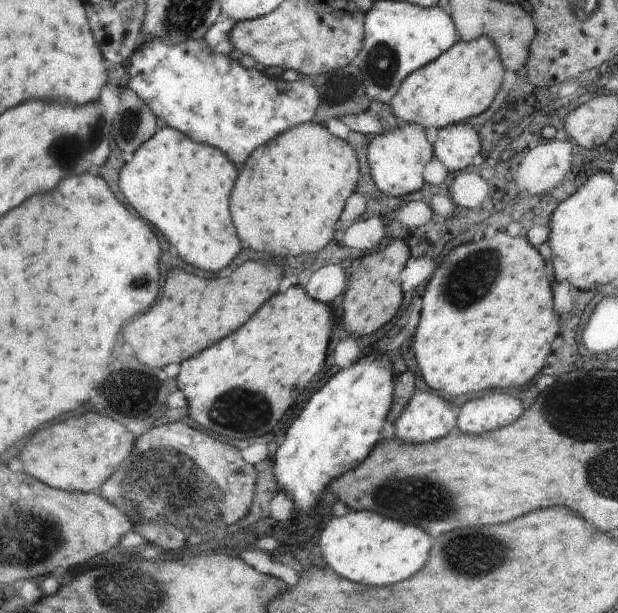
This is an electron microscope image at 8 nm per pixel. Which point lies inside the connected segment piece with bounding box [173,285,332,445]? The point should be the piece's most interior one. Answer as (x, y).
(238, 388)

